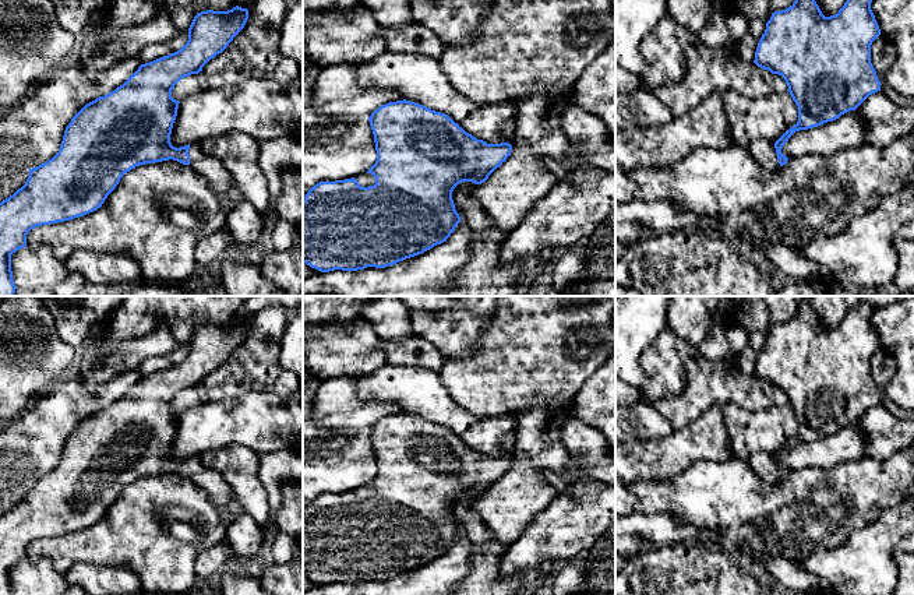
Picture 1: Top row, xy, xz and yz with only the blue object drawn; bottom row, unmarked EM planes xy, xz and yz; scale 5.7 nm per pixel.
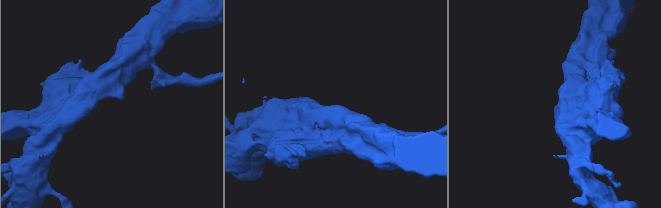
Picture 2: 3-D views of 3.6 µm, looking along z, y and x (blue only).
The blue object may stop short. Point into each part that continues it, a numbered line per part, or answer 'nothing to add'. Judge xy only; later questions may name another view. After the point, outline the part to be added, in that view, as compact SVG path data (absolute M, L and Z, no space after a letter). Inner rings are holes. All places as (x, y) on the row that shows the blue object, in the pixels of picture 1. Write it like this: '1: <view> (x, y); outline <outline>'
1: xy (212, 169); outline M200 142L190 144L188 155L191 168L207 179L216 198L226 197L233 184L233 177L223 163L202 152Z

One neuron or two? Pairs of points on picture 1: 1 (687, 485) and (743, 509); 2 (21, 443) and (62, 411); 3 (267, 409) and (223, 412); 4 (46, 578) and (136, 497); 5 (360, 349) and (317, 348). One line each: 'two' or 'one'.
1: one
2: one
3: one
4: two
5: one

